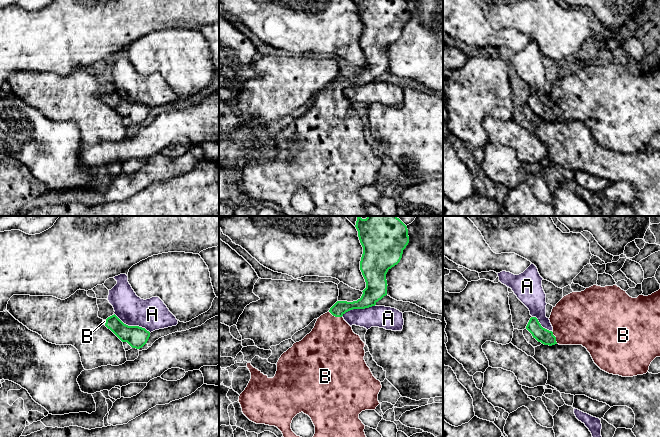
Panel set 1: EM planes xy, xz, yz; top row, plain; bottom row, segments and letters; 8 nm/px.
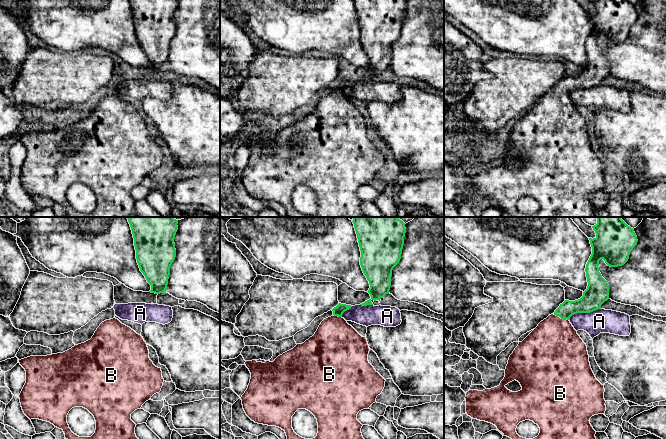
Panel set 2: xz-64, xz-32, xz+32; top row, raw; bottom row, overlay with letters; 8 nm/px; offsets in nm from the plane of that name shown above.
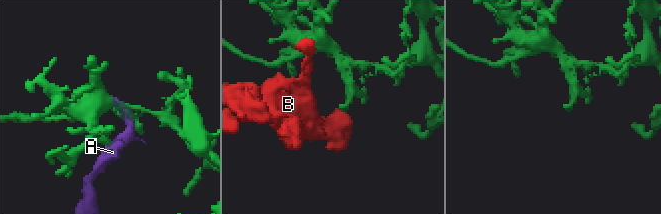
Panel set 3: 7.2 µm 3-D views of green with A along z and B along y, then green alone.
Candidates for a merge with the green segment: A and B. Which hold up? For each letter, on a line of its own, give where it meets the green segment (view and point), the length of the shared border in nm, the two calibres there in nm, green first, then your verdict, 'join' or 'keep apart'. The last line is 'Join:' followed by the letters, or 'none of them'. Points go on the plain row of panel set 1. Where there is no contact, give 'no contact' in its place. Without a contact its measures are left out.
A: xy (132, 102) | 340 nm | 170/260 nm | keep apart
B: xz (335, 92) | 120 nm | 110/420 nm | join
Join: B

